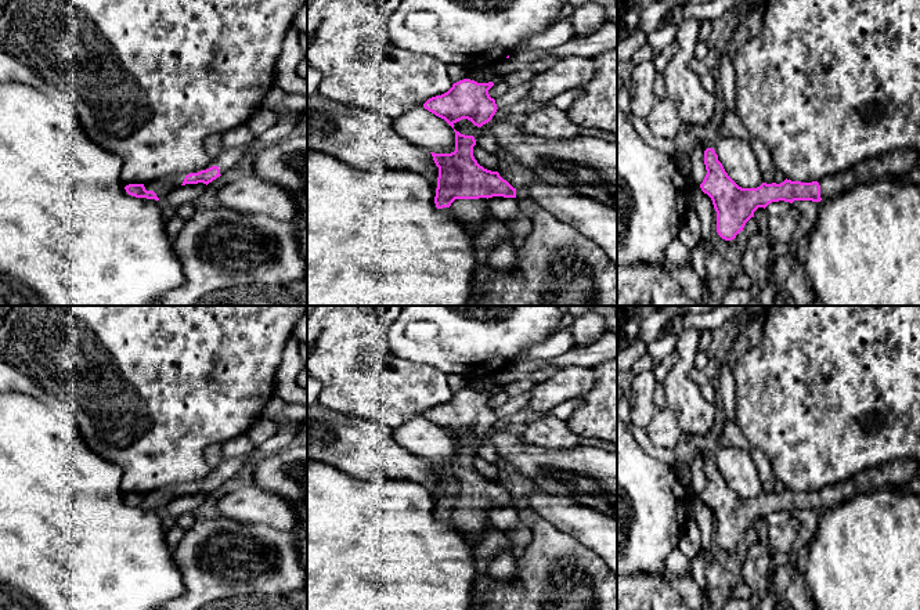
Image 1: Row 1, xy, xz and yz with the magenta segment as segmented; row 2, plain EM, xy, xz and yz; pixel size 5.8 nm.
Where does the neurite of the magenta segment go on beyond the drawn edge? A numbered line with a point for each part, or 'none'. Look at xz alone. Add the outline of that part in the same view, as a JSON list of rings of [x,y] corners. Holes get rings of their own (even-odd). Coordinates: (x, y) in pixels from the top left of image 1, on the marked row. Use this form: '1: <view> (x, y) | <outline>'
1: xz (472, 213) | [[[455,199],[450,213],[476,238],[488,223],[488,199]]]

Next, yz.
1: yz (897, 162) | [[[895,149],[863,160],[844,173],[822,178],[819,181],[820,198],[822,201],[827,201],[858,184],[910,173],[919,166],[919,156],[920,152],[916,149]]]

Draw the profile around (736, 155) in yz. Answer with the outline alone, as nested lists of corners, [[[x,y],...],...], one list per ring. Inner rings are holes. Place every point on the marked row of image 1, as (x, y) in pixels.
[[[737,137],[721,138],[715,147],[718,160],[728,176],[742,188],[757,188],[764,183],[751,144]]]

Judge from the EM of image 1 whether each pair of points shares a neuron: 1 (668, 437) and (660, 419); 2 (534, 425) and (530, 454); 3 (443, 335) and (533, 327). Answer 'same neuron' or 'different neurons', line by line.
1: same neuron
2: different neurons
3: same neuron

